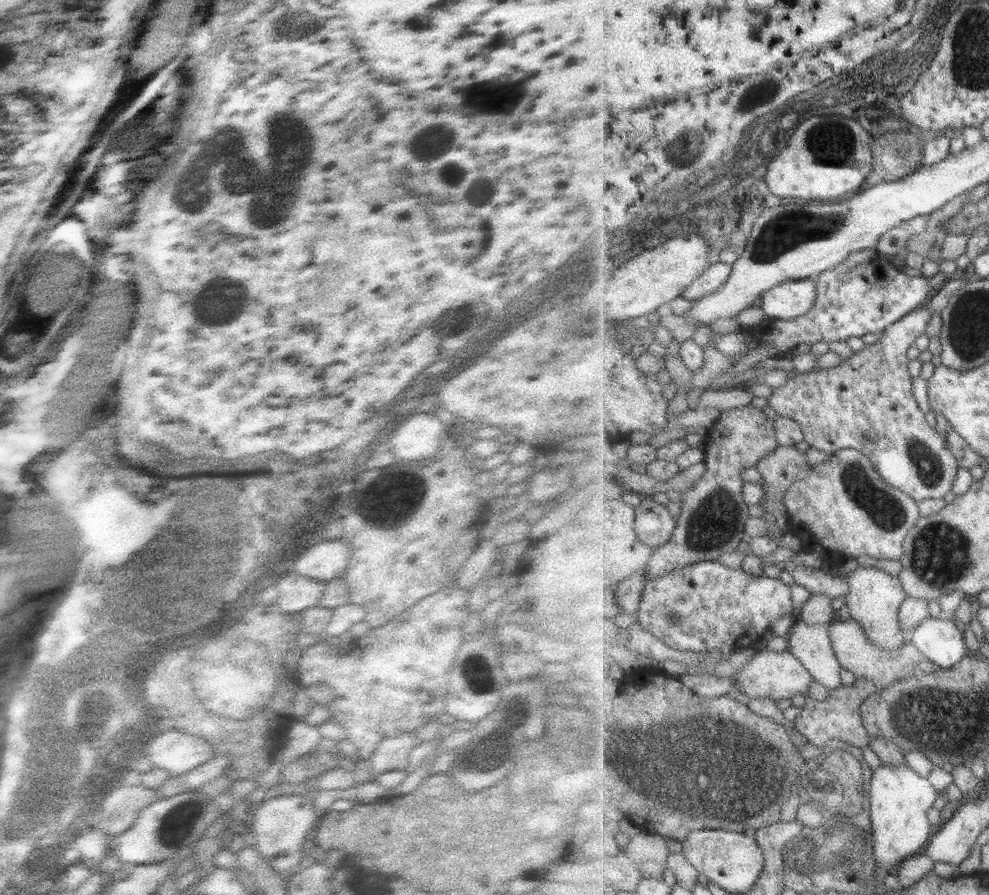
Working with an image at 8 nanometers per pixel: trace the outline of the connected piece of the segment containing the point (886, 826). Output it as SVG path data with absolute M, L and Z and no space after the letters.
M907 762L902 765L883 763L872 777L870 804L876 861L878 866L895 874L906 859L911 859L922 848L927 848L926 844L933 837L933 824L928 819L928 812L942 794L928 776L920 776Z

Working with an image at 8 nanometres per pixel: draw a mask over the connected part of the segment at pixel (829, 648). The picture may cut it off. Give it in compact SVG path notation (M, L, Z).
M796 619L791 631L791 651L810 669L814 680L834 690L842 684L843 663L840 662L834 641L832 625L810 625Z

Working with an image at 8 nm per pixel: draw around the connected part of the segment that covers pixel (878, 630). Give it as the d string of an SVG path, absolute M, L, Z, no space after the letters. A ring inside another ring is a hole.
M859 566L855 571L845 575L844 580L848 580L848 584L852 586L847 597L847 606L852 618L864 625L864 629L868 630L868 635L878 647L886 651L900 651L911 639L910 633L904 630L900 622L900 610L909 598L903 588L901 577L888 574L880 568Z

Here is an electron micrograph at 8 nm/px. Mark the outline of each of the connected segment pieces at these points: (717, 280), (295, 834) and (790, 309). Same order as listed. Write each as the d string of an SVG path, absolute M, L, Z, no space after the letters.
M723 260L718 263L713 262L712 266L698 278L698 281L687 288L683 297L694 304L698 300L704 300L704 298L716 294L718 290L726 286L733 269L734 265L727 264Z
M281 789L273 798L266 800L264 806L260 806L252 818L252 833L256 837L256 846L260 855L272 864L274 870L287 876L294 874L302 867L301 862L306 856L304 842L308 832L318 826L322 813L314 806L315 795L310 792L302 794L290 794L286 789Z
M812 279L784 282L763 294L761 308L772 319L792 320L814 308L818 293L818 282Z

